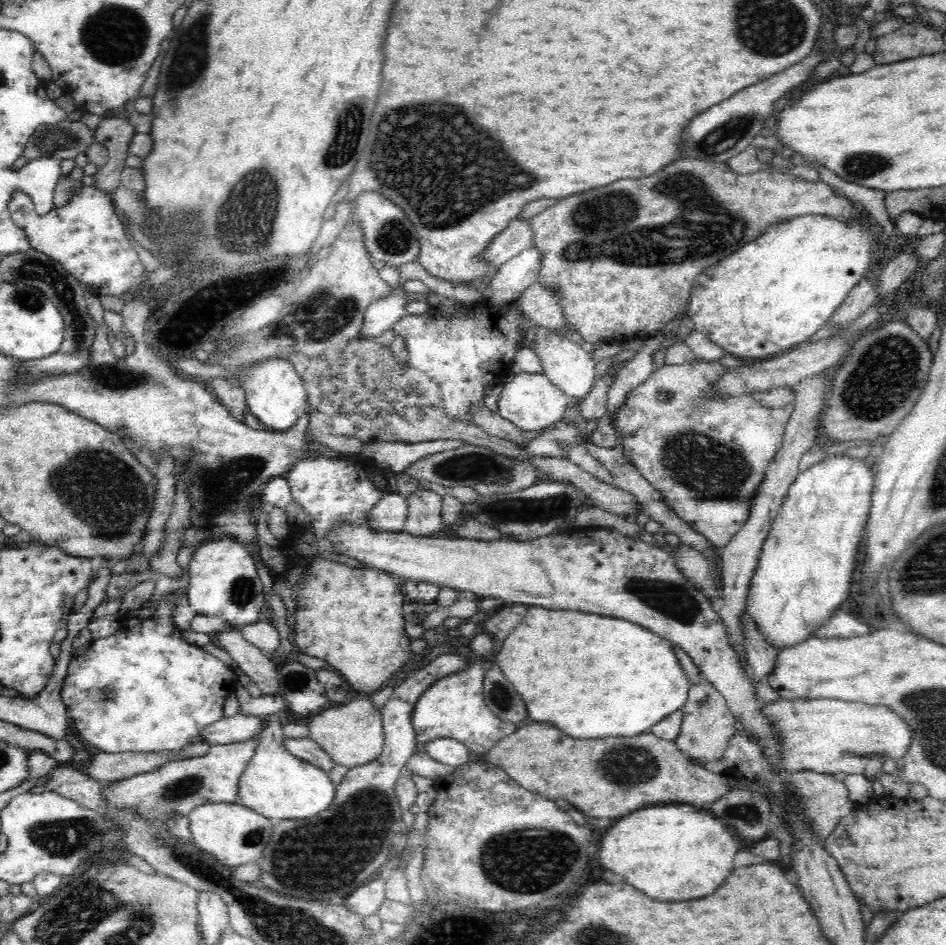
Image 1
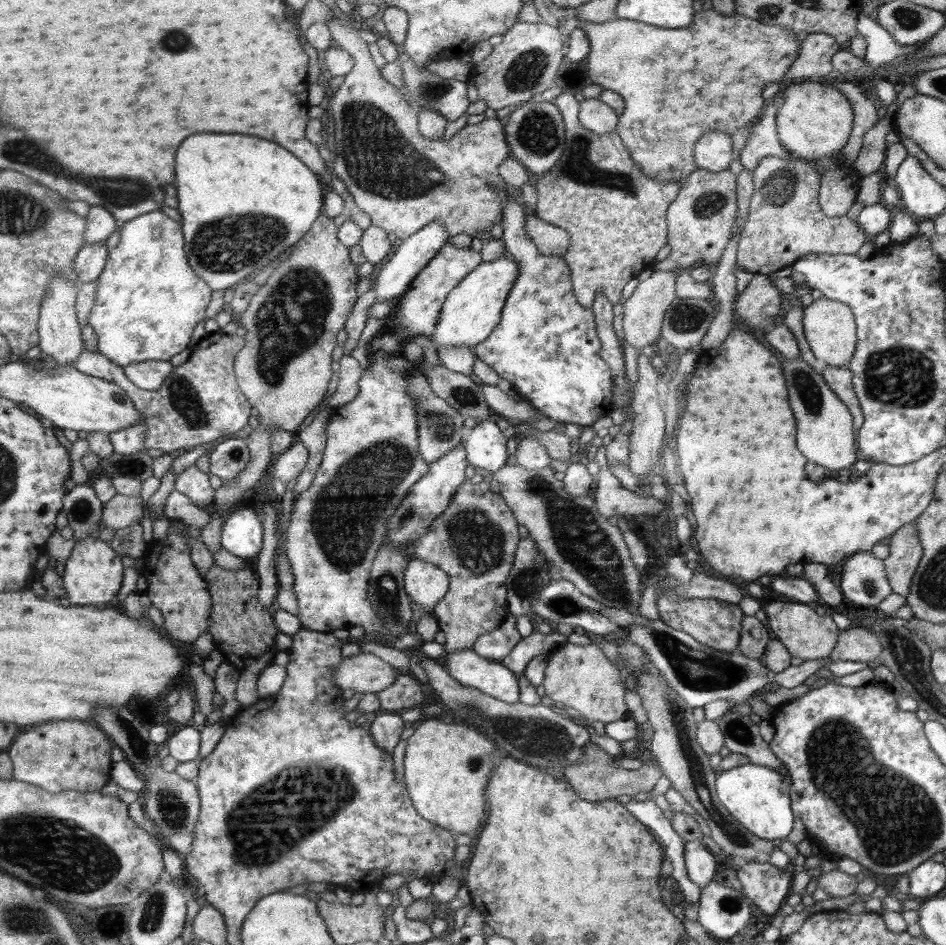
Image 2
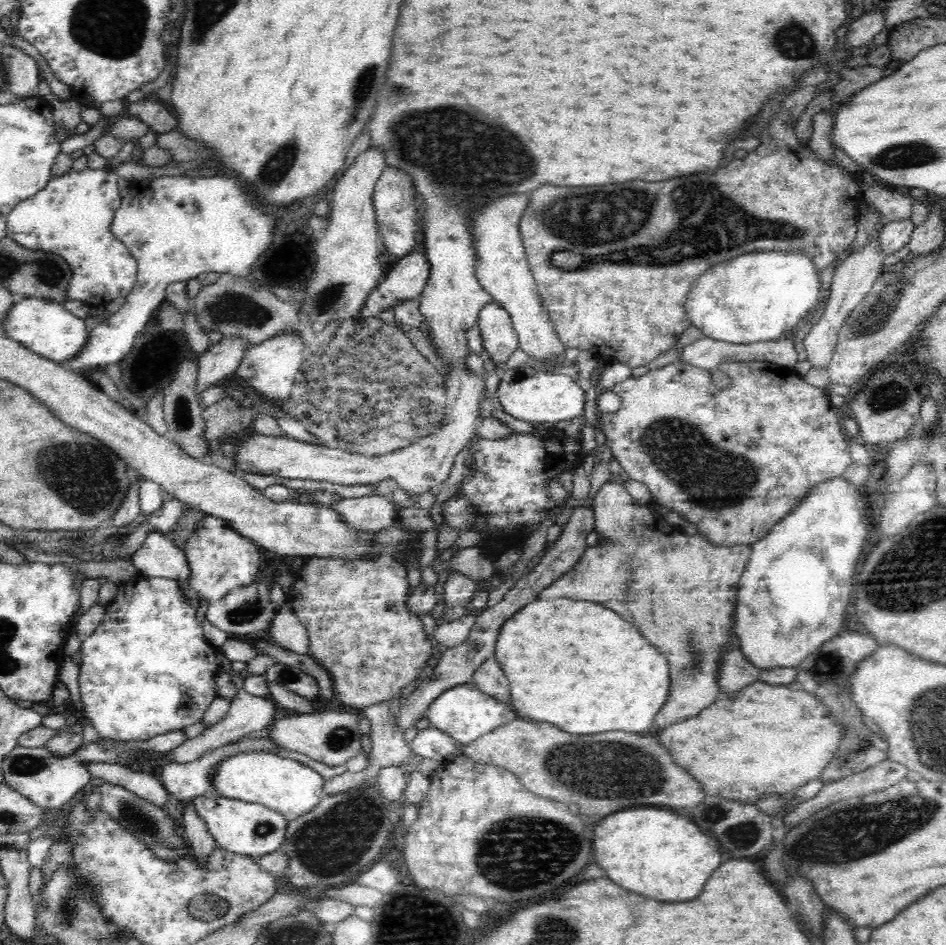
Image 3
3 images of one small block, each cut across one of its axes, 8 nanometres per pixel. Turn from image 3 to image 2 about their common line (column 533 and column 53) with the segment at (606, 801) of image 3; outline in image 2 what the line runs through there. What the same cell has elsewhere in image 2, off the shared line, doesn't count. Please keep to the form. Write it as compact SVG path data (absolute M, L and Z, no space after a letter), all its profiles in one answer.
M61 720L55 721L54 724L52 722L44 723L42 726L33 726L27 732L18 734L15 739L10 744L5 751L8 753L10 760L12 761L12 765L14 765L13 777L16 780L20 780L26 784L34 784L37 787L43 788L44 790L52 793L64 791L64 790L74 790L78 792L98 792L111 780L110 770L111 770L111 750L114 748L114 745L111 743L109 737L102 732L98 727L96 727L92 722L84 722L84 721L73 721L70 720Z

